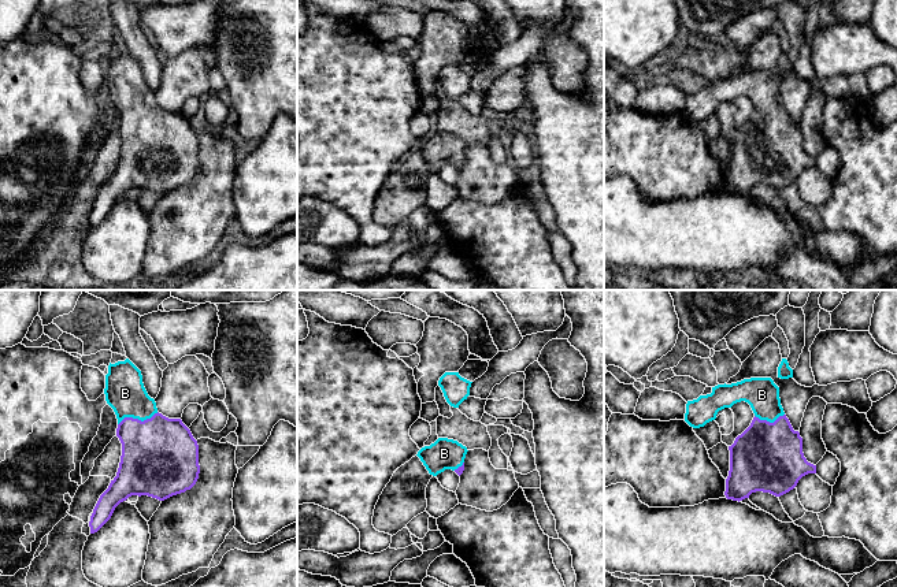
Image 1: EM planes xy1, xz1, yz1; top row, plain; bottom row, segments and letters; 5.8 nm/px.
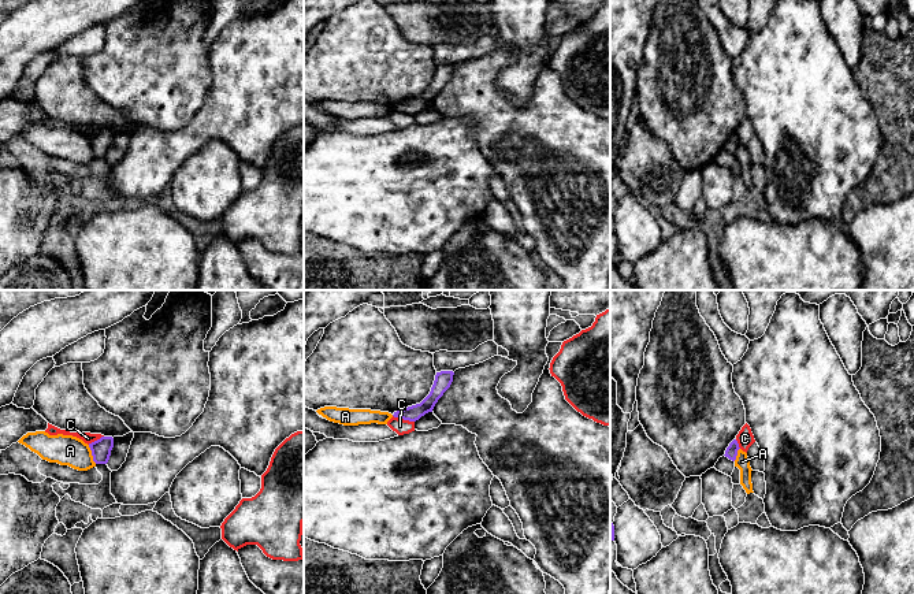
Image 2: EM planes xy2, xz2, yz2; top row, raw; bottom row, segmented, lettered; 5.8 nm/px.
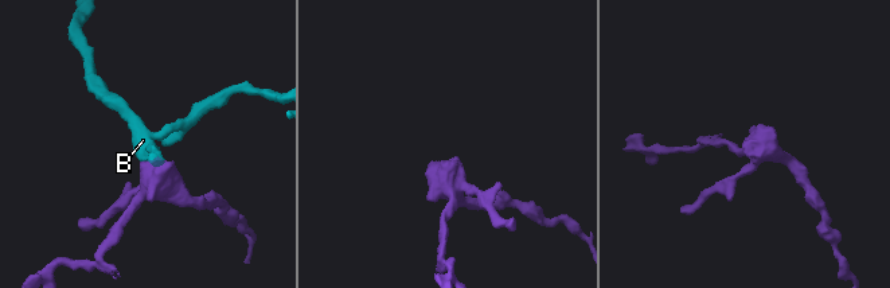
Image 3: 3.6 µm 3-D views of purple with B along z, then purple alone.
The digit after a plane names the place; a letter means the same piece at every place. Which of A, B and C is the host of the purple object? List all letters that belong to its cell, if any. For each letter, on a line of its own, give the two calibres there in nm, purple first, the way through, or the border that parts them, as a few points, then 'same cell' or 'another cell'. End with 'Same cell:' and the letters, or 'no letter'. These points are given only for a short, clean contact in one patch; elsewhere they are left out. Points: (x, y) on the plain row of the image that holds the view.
A: 120 nm thick on the purple side, 180 nm on the other; border along xy2 (88, 138), (96, 156); another cell
B: 440 nm thick on the purple side, 240 nm on the other; runs through xy1 (159, 148), (149, 138), (137, 112), (125, 86); same cell
C: 90 nm thick on the purple side, 90 nm on the other; border along xz2 (393, 108), (413, 115); another cell
Same cell: B

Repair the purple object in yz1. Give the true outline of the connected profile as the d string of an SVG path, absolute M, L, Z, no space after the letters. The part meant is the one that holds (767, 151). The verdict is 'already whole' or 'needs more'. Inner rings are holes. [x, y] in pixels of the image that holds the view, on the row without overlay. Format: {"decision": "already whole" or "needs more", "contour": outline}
{"decision": "needs more", "contour": "M771 71L712 81L711 88L687 94L685 115L693 122L704 120L716 112L719 104L741 94L750 99L755 111L729 140L727 193L740 196L756 185L781 190L793 183L803 170L816 167L816 159L804 151L803 131L786 111L779 81Z"}

